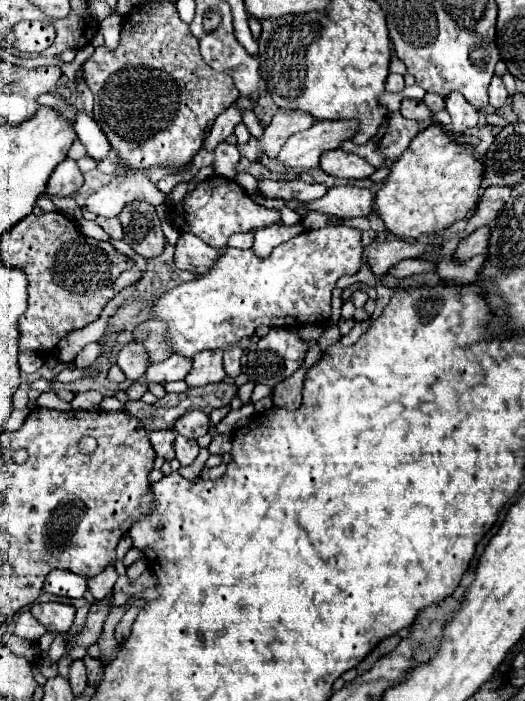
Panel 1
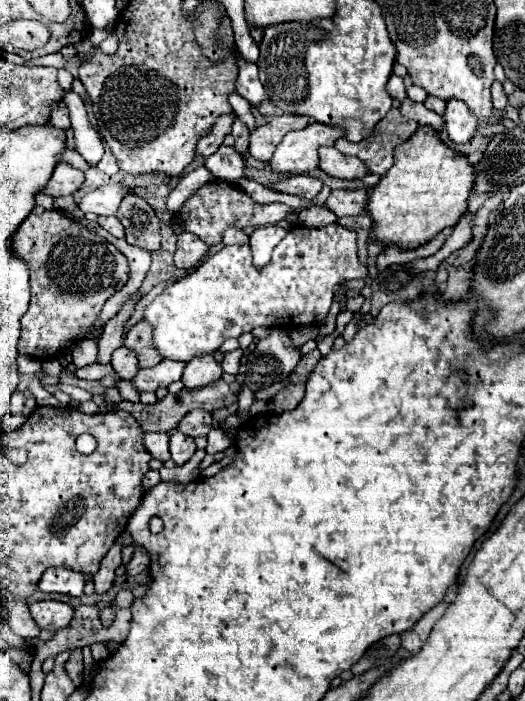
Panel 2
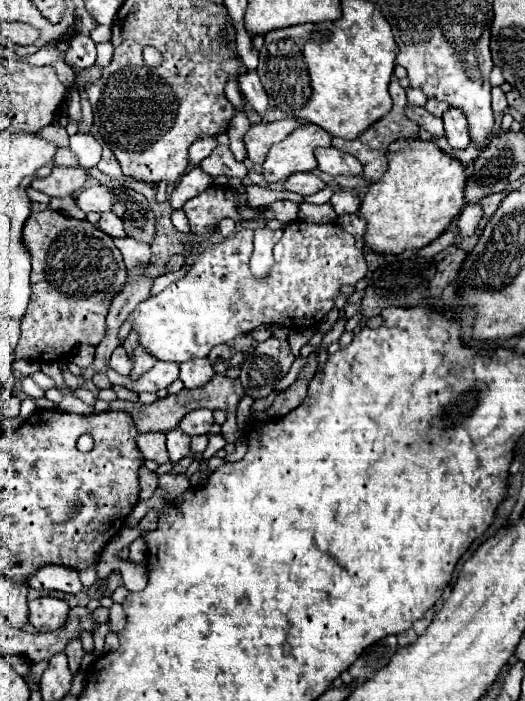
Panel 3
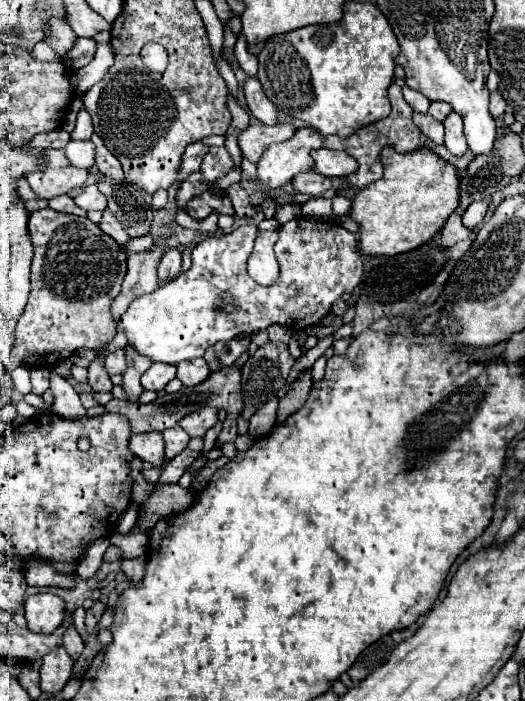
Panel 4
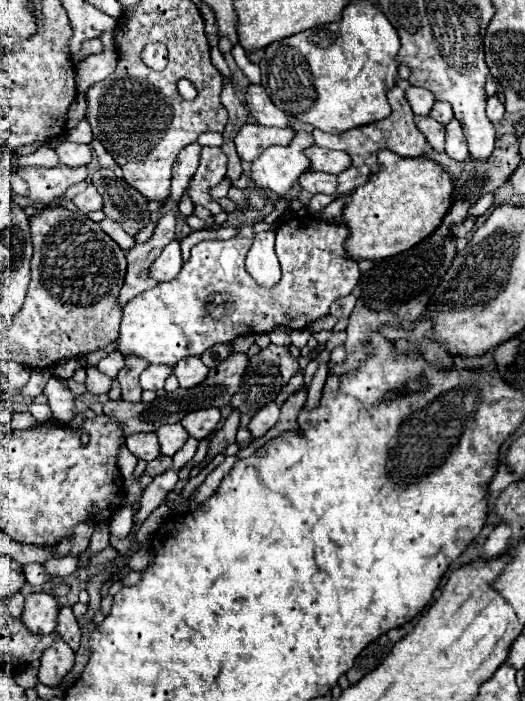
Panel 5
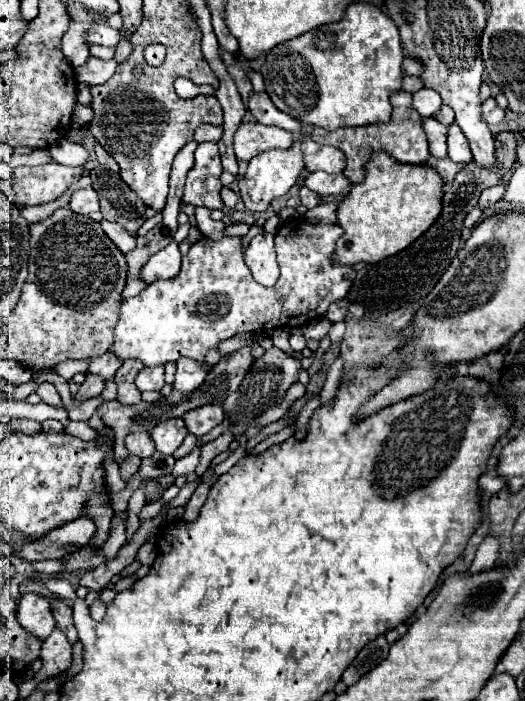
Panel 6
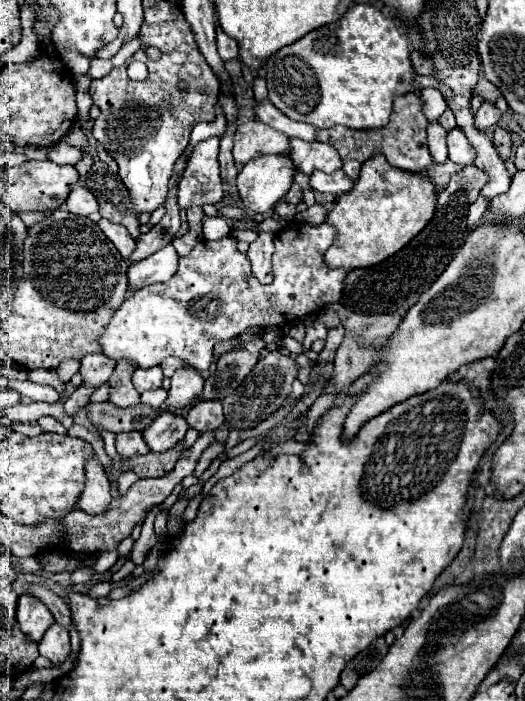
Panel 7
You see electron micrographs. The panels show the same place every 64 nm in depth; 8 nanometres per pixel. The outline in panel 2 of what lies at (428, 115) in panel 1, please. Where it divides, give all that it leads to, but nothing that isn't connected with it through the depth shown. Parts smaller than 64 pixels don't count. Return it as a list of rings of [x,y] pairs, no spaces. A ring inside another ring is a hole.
[[[404,100],[400,112],[402,112],[404,118],[416,120],[420,126],[430,126],[436,132],[442,132],[442,128],[444,128],[444,118],[440,114],[428,110],[424,104],[418,104],[418,102],[412,102],[412,100]]]

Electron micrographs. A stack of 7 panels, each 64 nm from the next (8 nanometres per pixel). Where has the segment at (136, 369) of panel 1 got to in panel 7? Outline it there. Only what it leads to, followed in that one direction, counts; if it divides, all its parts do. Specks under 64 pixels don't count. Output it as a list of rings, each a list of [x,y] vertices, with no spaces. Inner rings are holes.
[[[86,354],[80,360],[80,374],[82,374],[82,384],[88,388],[98,388],[102,386],[108,376],[112,374],[112,368],[116,362],[104,354]]]

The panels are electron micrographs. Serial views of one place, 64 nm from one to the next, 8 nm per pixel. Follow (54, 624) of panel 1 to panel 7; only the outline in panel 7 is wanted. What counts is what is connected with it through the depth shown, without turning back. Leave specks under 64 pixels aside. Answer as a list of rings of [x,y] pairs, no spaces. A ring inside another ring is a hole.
[[[30,594],[20,596],[16,616],[20,622],[20,630],[34,642],[38,642],[44,636],[44,632],[54,624],[52,612]]]

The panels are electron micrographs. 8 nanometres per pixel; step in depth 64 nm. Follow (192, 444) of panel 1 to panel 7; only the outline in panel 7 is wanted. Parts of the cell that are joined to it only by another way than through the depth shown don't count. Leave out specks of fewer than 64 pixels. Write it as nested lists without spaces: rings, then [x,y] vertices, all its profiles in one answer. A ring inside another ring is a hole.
[[[162,412],[154,418],[154,422],[142,430],[144,442],[154,452],[164,452],[172,448],[178,440],[184,438],[188,430],[188,422],[182,416],[172,416],[170,412]]]

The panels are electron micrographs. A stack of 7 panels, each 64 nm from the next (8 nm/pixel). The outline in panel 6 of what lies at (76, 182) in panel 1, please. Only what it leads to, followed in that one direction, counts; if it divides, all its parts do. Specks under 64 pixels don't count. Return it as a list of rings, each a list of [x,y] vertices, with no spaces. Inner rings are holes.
[[[56,162],[42,166],[20,166],[14,168],[14,206],[40,206],[60,198],[70,184],[78,182],[82,168],[62,166]]]

